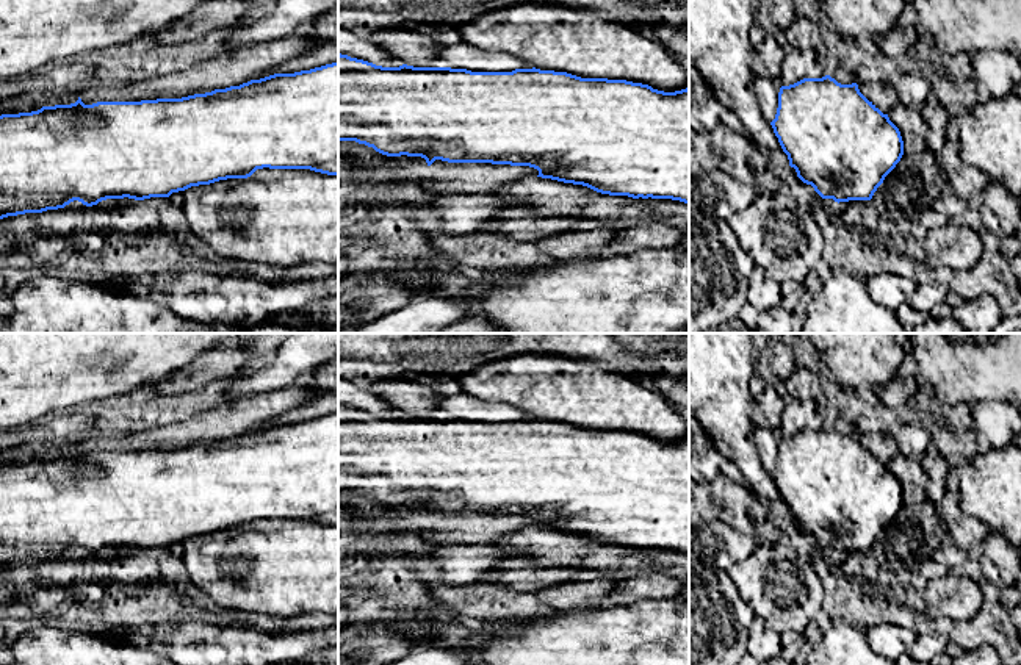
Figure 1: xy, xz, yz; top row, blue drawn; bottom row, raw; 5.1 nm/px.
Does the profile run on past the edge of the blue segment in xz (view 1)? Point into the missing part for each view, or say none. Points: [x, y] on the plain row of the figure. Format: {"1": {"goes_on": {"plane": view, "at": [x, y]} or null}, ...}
{"1": {"goes_on": null}}

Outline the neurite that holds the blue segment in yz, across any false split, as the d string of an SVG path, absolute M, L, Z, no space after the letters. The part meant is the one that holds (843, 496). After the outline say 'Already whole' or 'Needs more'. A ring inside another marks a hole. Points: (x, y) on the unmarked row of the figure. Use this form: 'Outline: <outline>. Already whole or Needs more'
Outline: M830 426L781 437L770 476L797 527L822 549L838 554L871 551L904 505L900 482L888 465L869 452L857 433L841 435Z. Already whole

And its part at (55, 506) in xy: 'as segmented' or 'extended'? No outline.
as segmented

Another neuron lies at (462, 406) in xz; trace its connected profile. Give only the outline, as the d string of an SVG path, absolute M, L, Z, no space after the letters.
M464 391L453 396L442 396L438 408L451 419L467 419L471 422L512 422L515 419L534 418L506 404L481 401Z

